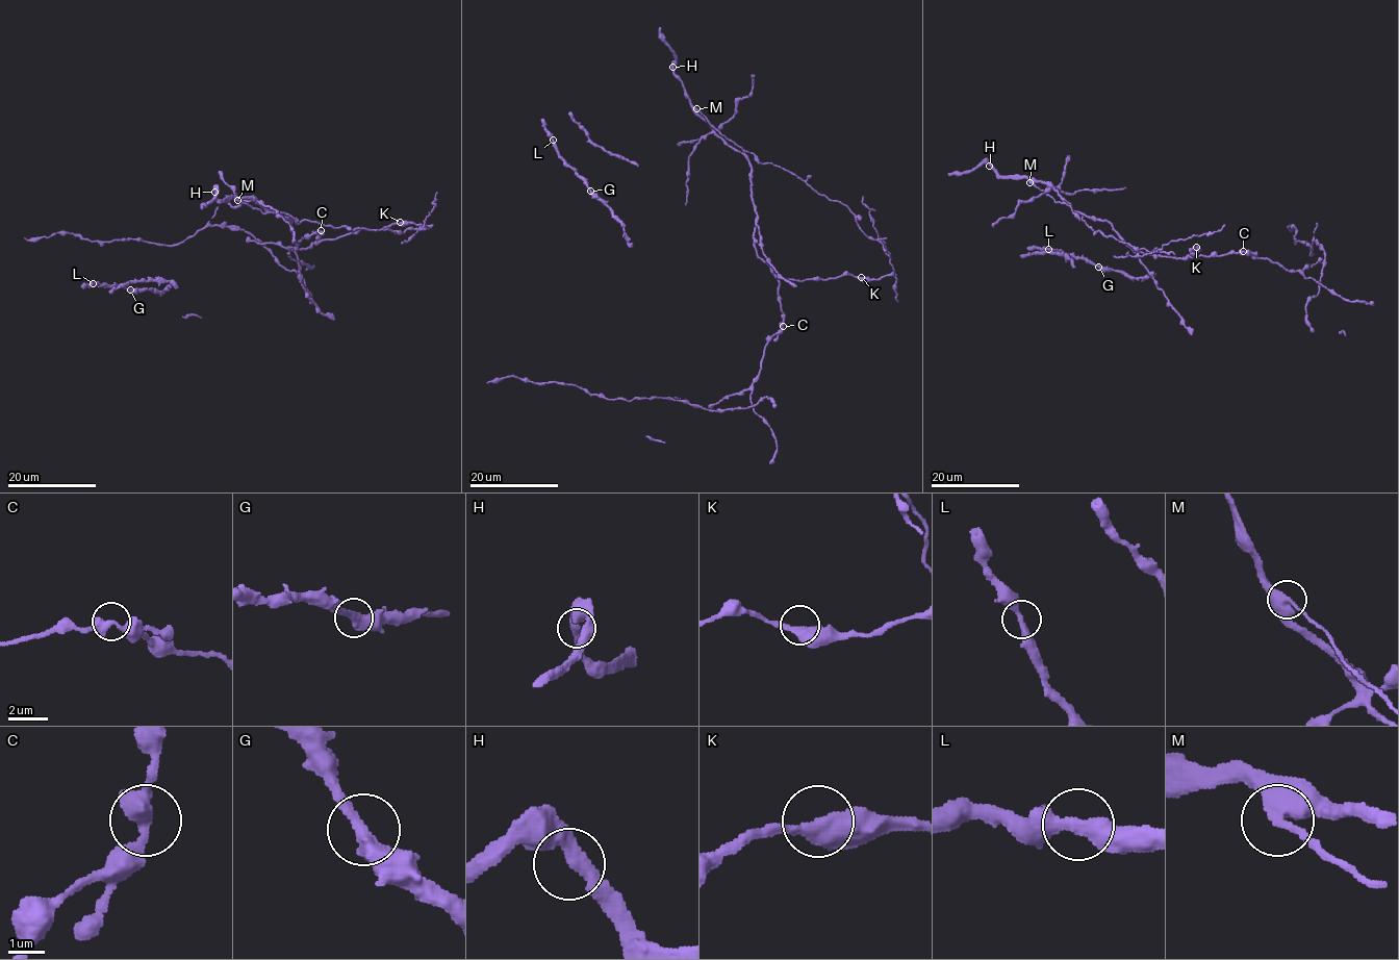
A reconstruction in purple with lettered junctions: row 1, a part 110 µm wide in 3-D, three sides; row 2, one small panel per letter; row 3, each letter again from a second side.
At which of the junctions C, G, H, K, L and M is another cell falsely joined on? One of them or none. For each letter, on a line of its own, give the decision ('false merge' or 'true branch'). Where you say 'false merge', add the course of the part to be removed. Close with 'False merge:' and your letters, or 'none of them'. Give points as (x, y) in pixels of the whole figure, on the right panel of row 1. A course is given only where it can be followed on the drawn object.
C: true branch
G: true branch
H: true branch
K: true branch
L: true branch
M: false merge | (1029, 182), (1054, 201), (1067, 204), (1093, 231), (1138, 249), (1159, 250), (1173, 241), (1218, 231), (1225, 225)
False merge: M

